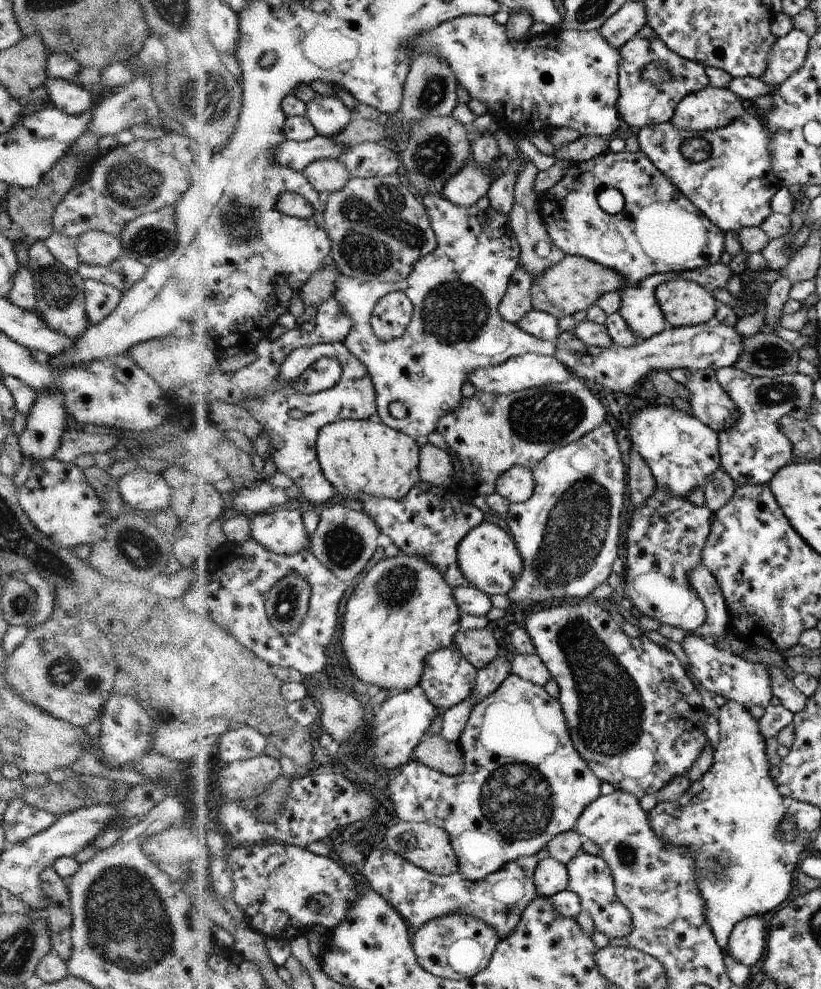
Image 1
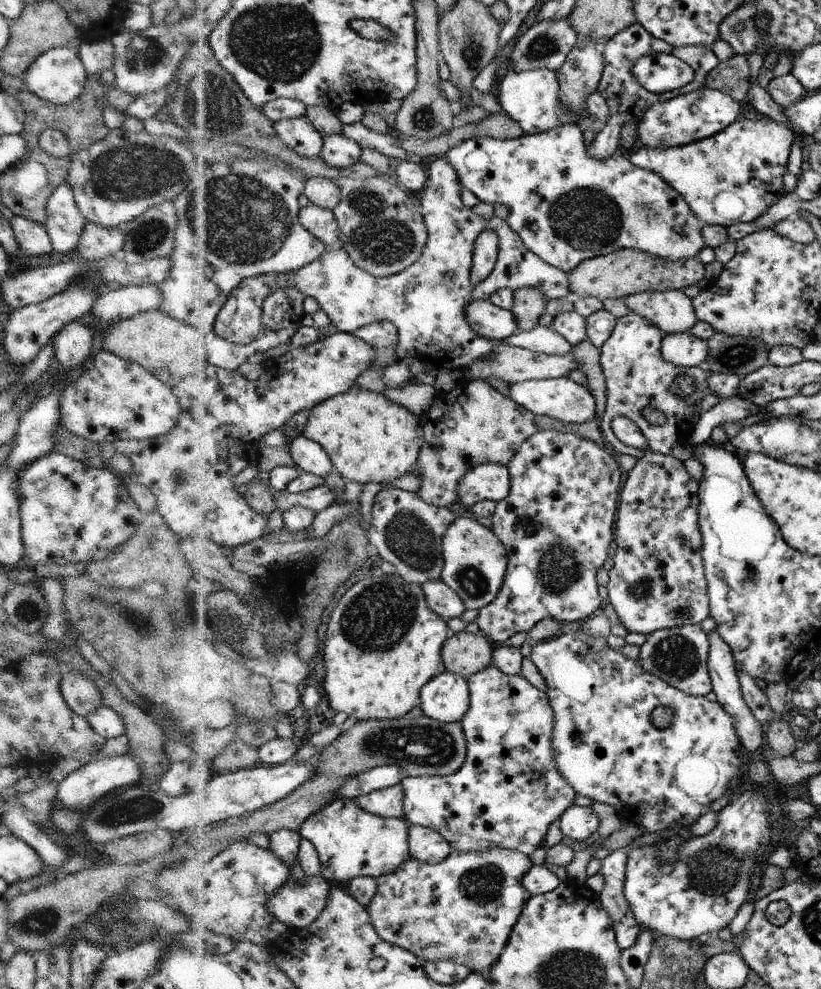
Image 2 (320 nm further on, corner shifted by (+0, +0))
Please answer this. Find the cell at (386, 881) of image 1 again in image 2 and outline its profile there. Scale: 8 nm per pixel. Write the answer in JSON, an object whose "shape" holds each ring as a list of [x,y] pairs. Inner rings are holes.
{"shape":[[[505,849],[468,853],[452,851],[441,864],[408,860],[394,874],[384,874],[377,879],[379,887],[372,901],[372,920],[383,939],[414,952],[427,962],[452,960],[470,967],[472,973],[485,972],[502,955],[521,911],[531,899],[531,892],[523,886],[523,879],[532,866],[528,855]]]}

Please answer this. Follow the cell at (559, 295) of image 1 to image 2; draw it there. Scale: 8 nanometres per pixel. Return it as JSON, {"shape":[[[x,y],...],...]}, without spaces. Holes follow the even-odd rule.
{"shape":[[[622,249],[580,262],[575,270],[570,270],[567,274],[570,276],[571,298],[623,300],[645,291],[687,291],[692,285],[704,282],[704,279],[708,278],[708,266],[697,257],[672,262],[668,261],[668,258],[656,258],[655,255],[640,250]]]}

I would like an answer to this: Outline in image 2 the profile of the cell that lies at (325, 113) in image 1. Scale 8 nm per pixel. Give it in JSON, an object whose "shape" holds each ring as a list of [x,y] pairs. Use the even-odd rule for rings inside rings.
{"shape":[[[345,133],[325,138],[322,156],[330,166],[349,169],[350,166],[355,166],[362,160],[363,147],[354,138],[348,138]]]}

